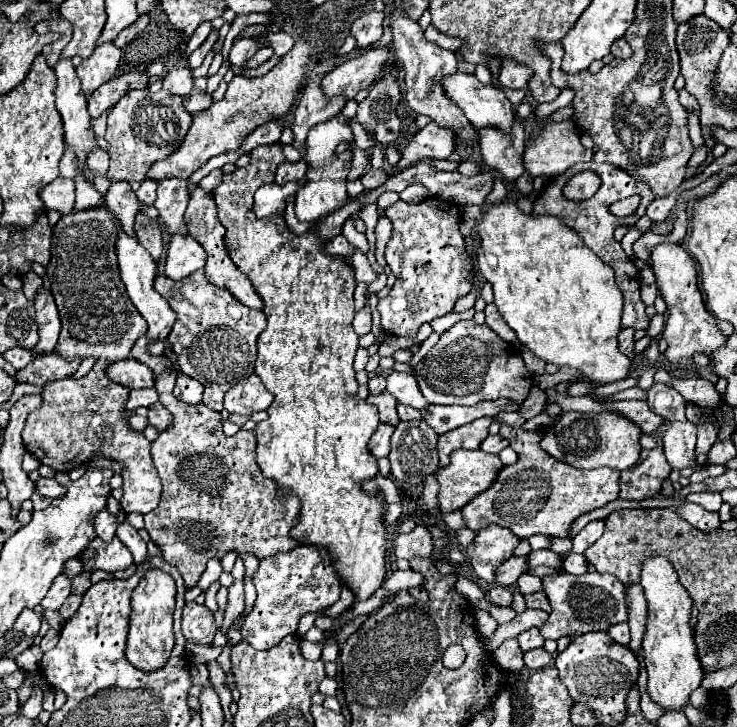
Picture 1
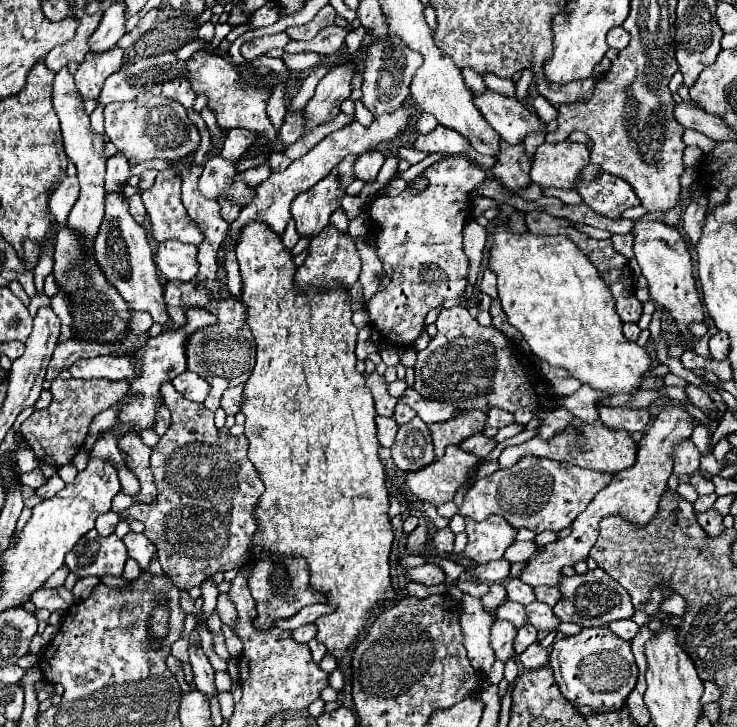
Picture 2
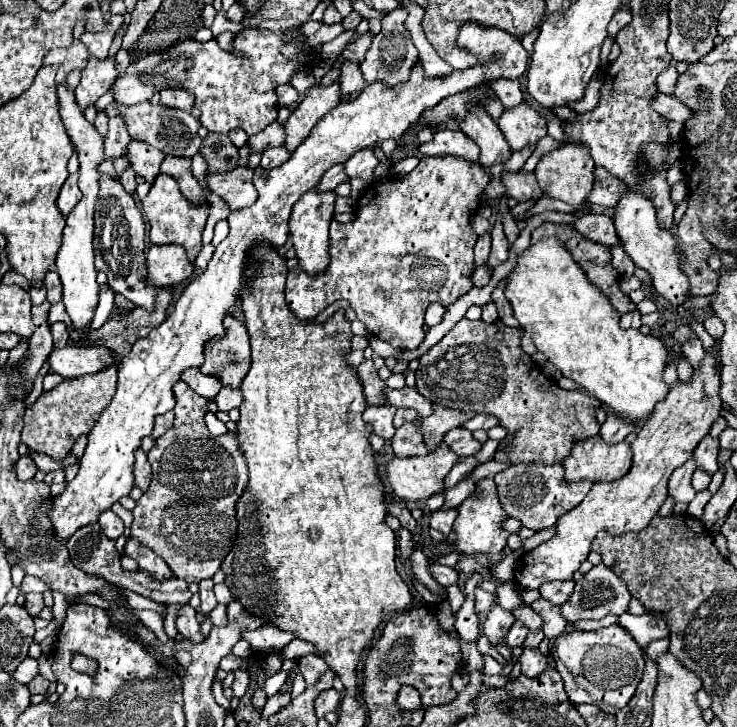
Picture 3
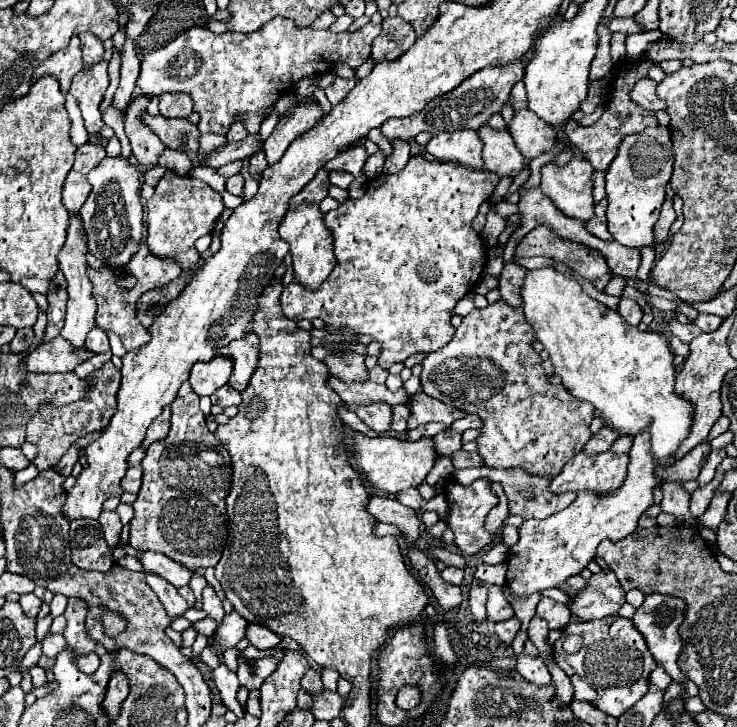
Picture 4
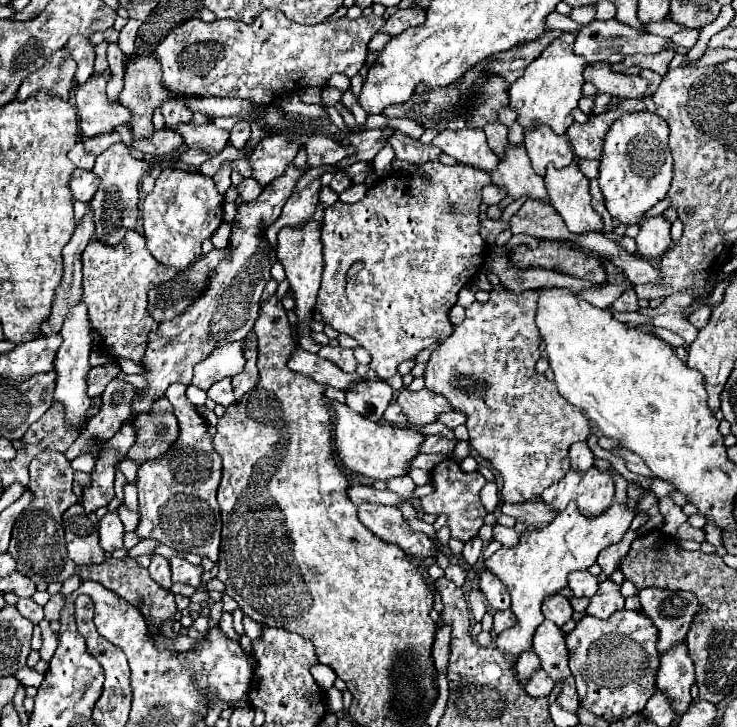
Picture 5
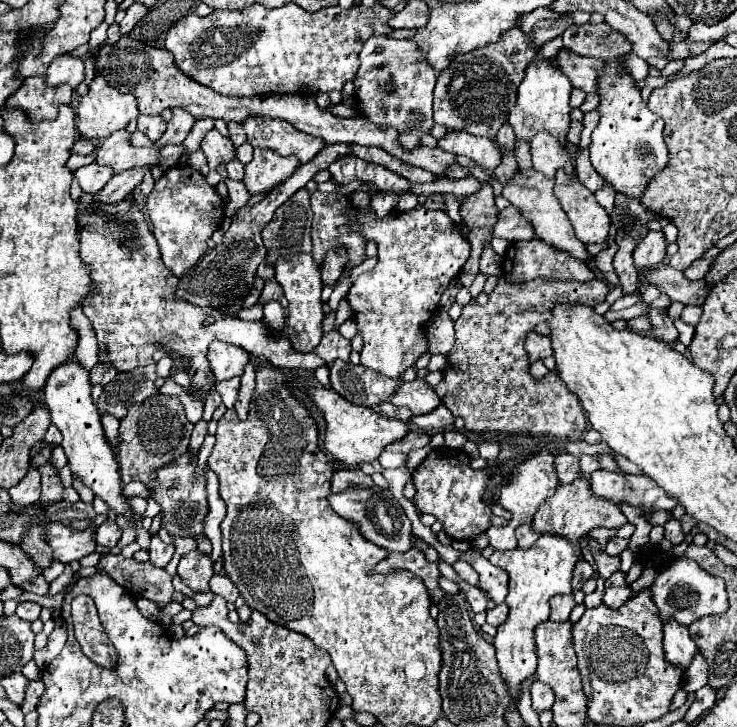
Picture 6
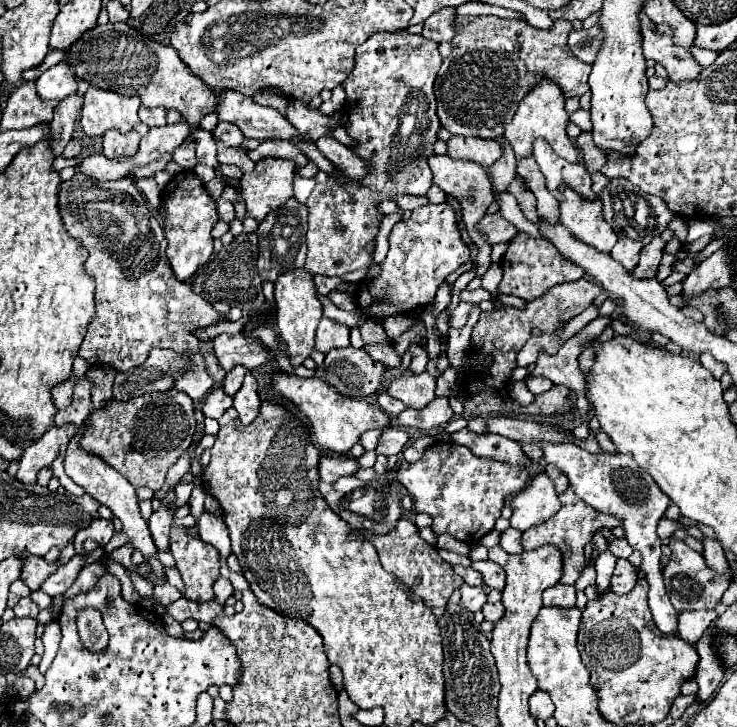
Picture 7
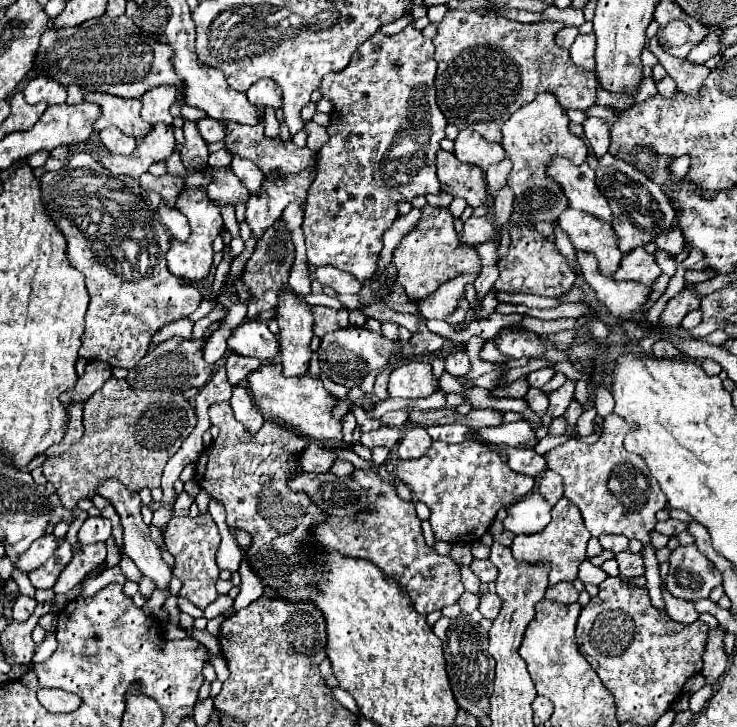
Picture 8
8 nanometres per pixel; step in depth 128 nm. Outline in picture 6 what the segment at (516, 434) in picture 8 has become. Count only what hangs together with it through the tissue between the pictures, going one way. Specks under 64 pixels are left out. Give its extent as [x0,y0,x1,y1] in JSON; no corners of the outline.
[580,470,698,670]

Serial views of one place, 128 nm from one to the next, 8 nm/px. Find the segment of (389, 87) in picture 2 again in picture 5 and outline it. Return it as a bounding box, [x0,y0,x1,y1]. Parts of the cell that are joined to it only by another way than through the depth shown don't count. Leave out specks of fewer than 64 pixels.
[380,6,424,36]

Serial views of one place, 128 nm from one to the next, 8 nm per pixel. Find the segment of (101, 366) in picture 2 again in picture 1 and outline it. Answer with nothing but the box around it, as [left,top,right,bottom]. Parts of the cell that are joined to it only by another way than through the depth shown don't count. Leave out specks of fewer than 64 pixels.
[108,358,154,390]

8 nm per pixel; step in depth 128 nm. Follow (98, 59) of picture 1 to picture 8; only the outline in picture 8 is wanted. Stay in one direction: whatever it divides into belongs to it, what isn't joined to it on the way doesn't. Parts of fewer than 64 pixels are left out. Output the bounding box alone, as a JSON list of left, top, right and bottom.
[84,92,152,136]

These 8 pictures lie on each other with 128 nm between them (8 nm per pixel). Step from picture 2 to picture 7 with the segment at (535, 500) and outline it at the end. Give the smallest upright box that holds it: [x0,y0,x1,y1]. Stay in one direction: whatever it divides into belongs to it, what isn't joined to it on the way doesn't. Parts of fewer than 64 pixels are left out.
[500,528,524,554]

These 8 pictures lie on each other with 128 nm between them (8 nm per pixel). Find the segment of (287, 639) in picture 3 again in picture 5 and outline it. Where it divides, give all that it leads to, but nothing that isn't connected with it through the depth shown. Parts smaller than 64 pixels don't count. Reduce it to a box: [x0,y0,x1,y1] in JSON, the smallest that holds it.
[242,616,262,640]

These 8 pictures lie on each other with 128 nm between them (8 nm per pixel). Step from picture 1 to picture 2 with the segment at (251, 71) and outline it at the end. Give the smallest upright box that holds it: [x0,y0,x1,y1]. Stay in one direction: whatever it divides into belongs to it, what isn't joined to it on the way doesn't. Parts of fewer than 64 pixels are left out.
[281,52,321,72]

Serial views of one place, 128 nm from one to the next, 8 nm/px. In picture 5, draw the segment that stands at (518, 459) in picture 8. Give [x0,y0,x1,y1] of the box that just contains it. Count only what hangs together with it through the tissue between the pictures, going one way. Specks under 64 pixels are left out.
[418,422,454,438]

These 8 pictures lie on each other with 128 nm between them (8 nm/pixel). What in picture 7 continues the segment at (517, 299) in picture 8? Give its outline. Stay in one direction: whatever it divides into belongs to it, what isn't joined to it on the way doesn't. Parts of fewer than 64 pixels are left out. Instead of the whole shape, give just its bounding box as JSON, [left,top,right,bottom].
[460,287,491,304]

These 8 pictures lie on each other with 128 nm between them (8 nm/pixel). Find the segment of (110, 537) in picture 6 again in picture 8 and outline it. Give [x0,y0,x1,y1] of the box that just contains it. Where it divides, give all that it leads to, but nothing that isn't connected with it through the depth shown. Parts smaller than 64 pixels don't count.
[78,516,112,544]

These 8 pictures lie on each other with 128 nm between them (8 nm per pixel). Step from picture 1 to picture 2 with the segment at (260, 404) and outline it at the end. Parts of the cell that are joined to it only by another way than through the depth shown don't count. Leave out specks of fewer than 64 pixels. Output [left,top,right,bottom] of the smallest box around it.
[222,386,244,416]

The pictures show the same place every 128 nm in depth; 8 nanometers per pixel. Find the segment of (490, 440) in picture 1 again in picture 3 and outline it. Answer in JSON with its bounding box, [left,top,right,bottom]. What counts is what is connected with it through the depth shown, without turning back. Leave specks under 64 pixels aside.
[444,428,482,456]

